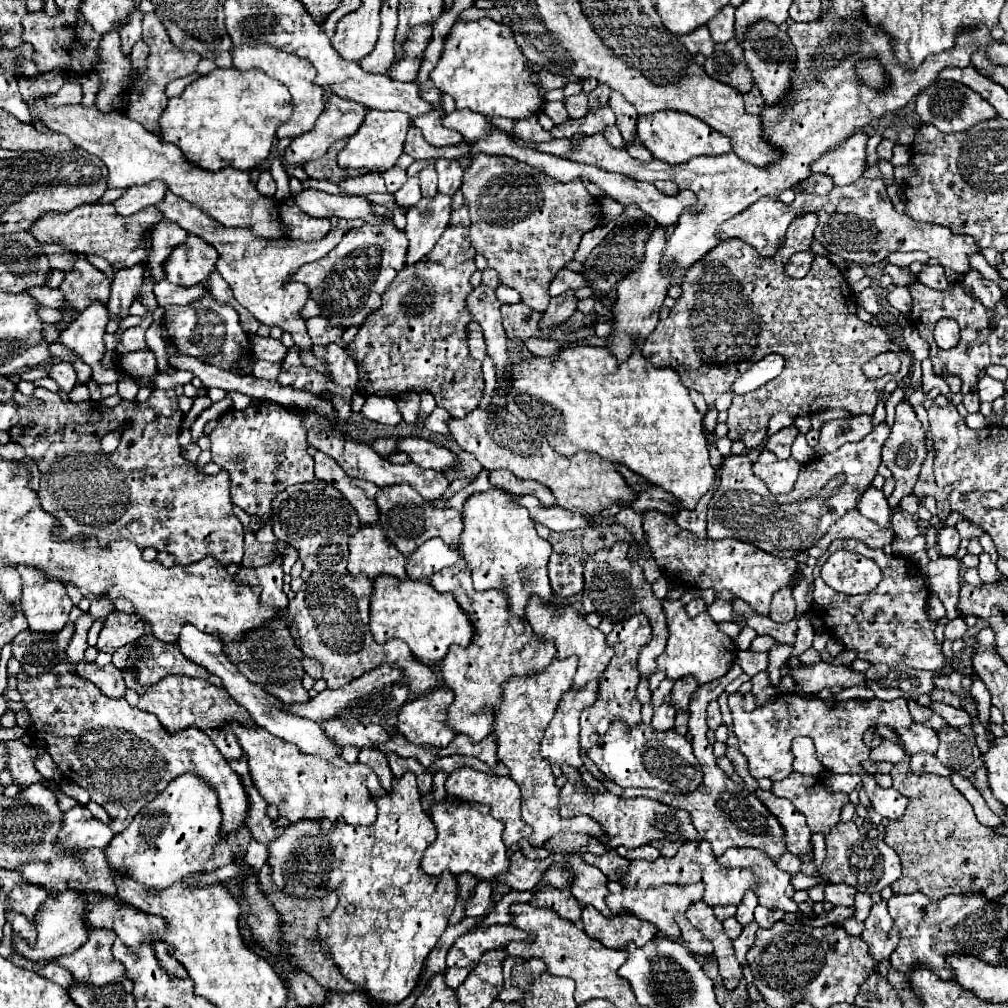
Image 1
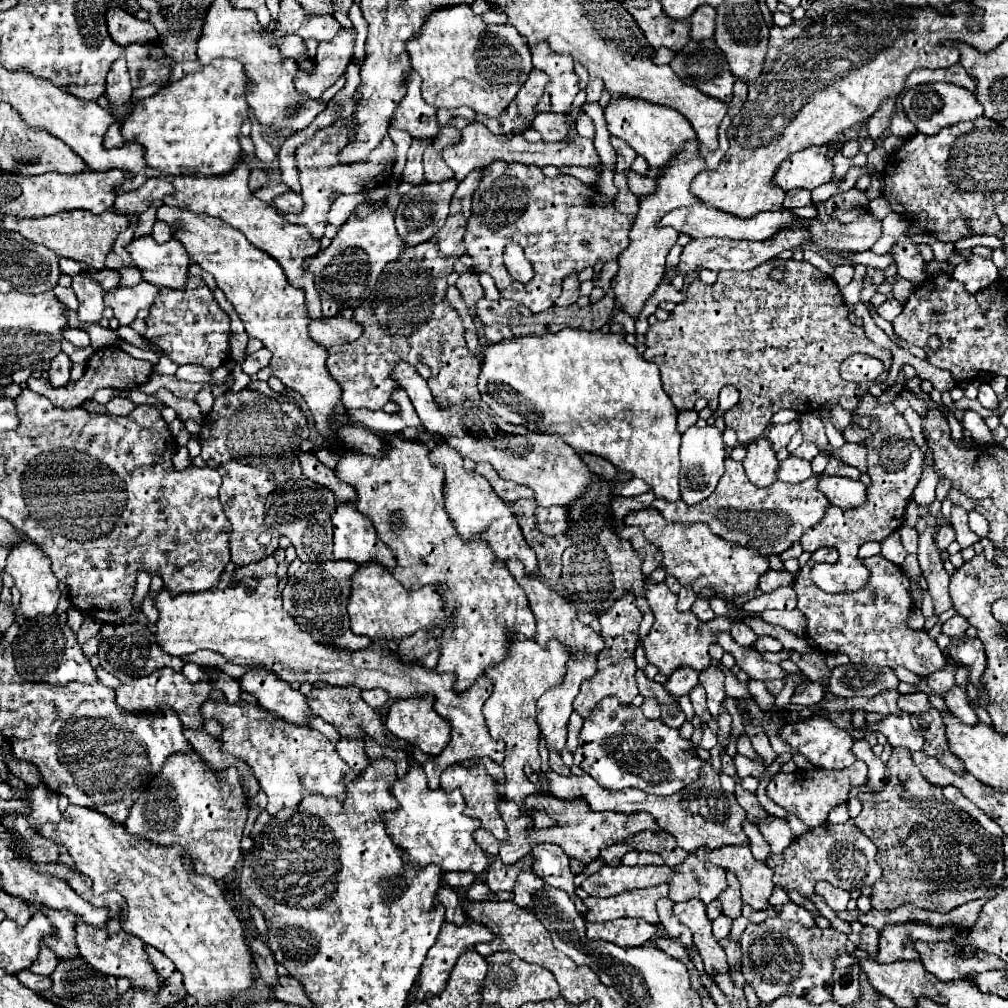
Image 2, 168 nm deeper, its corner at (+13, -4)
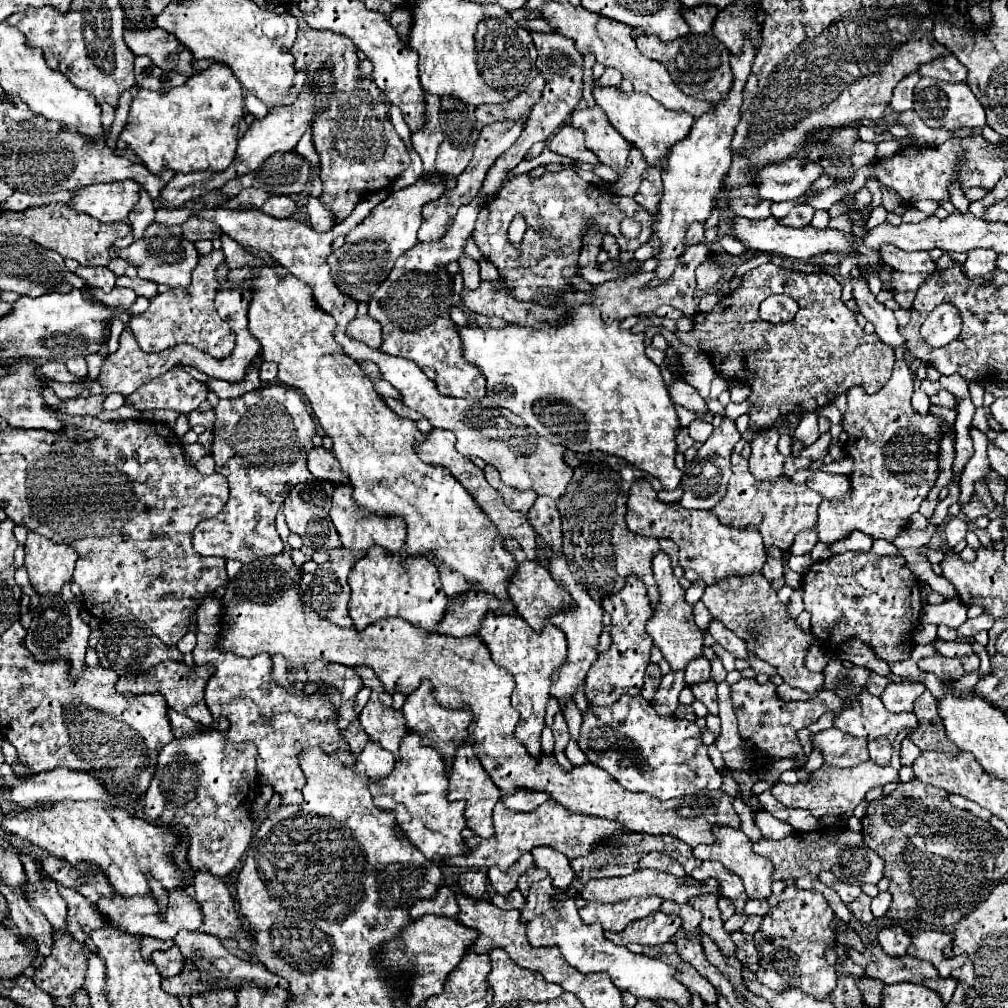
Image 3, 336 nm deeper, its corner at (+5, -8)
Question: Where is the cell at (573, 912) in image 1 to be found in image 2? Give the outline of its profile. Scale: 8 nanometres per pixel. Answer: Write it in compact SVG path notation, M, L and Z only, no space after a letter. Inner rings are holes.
M526 870L518 876L516 886L514 886L514 902L520 908L532 908L532 896L536 890L544 886L542 878L538 878L532 870Z

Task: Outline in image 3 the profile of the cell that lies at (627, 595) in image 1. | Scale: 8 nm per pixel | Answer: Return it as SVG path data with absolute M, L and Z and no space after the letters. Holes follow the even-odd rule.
M592 452L588 462L574 468L574 478L570 480L566 494L558 500L558 510L564 532L564 554L570 554L568 568L584 590L596 602L602 602L602 598L616 594L626 578L634 574L646 584L650 606L656 610L658 588L652 578L652 556L654 550L658 550L658 540L630 532L624 520L630 486L640 478L644 478L644 472L624 458Z

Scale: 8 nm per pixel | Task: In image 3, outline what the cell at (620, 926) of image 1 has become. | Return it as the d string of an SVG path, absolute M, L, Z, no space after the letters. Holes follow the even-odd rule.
M664 912L652 914L642 920L630 922L622 932L604 932L604 938L612 940L614 944L646 944L646 946L656 946L668 942L680 928L680 918L670 916Z

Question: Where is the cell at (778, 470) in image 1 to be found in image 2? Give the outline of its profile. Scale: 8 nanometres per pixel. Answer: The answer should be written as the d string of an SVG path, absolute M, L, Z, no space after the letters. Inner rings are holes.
M762 436L762 438L758 438L746 446L748 454L746 454L742 464L744 464L746 476L758 488L770 486L776 480L778 460L776 460L776 454L774 454L770 444L772 442L766 436Z

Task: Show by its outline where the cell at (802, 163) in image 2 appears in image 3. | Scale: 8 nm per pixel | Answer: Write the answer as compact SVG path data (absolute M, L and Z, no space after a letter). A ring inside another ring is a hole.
M792 158L780 166L766 166L760 170L756 184L762 198L772 202L800 200L804 192L822 176L822 166L806 158Z

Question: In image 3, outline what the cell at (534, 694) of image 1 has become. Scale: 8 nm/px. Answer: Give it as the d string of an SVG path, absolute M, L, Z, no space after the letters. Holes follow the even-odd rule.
M488 612L486 618L482 620L482 628L478 636L486 642L494 664L500 664L508 672L512 672L516 680L516 688L512 692L512 706L514 710L520 712L520 722L514 730L514 736L526 746L526 750L534 758L540 758L542 756L540 734L544 728L546 704L550 698L552 672L558 666L562 666L562 662L566 662L566 636L550 622L542 634L536 634L518 614L494 616L492 612Z

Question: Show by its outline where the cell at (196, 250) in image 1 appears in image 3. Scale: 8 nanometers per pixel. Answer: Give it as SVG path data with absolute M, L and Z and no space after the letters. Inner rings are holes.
M152 224L152 226L146 228L146 232L140 240L134 240L128 248L120 248L116 252L128 264L136 266L140 278L152 280L156 284L164 284L168 288L186 288L186 286L190 286L190 274L198 264L198 252L196 252L192 242L182 238L180 226L162 228L158 224Z

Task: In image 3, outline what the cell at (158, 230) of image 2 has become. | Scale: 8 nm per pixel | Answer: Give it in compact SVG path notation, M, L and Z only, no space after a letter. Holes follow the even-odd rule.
M190 216L184 224L182 224L182 234L184 238L188 238L190 242L198 242L198 240L212 240L218 238L222 234L222 230L210 222L210 220L200 220L196 216Z

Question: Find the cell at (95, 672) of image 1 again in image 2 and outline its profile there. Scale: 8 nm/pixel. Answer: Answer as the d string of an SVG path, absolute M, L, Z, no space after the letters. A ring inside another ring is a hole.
M56 614L24 620L24 624L20 626L20 634L12 642L12 650L16 656L18 674L28 682L46 682L54 686L66 686L70 682L98 682L94 668L82 654L82 646L76 642L72 628L66 622L58 622Z

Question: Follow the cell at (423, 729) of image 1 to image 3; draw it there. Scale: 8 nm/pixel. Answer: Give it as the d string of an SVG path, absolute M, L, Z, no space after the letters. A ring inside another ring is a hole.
M424 680L412 694L406 696L406 702L402 706L402 714L406 720L406 730L418 732L426 744L430 744L438 750L438 754L442 756L446 766L452 766L452 760L454 760L458 746L462 746L468 736L466 728L472 722L472 712L470 710L446 710L446 708L438 706L434 702L434 698L430 696L430 682Z

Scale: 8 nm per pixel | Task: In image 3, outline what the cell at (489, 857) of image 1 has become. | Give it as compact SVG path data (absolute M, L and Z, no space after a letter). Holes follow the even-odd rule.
M408 732L402 738L400 758L396 760L392 774L380 782L370 784L370 792L376 794L374 804L382 810L396 814L398 826L406 832L414 848L420 850L428 860L432 858L446 860L452 856L470 854L462 838L462 830L466 828L466 822L464 822L466 802L462 800L450 802L446 798L448 780L440 772L434 772L434 770L444 770L442 756L432 746L426 746L420 734Z

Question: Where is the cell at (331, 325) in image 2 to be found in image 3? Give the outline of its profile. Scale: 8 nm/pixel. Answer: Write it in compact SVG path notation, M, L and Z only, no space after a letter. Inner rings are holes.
M370 316L354 318L354 322L350 322L350 326L346 326L346 332L350 334L350 338L362 340L364 344L368 344L372 348L380 348L380 344L382 344L382 328Z

